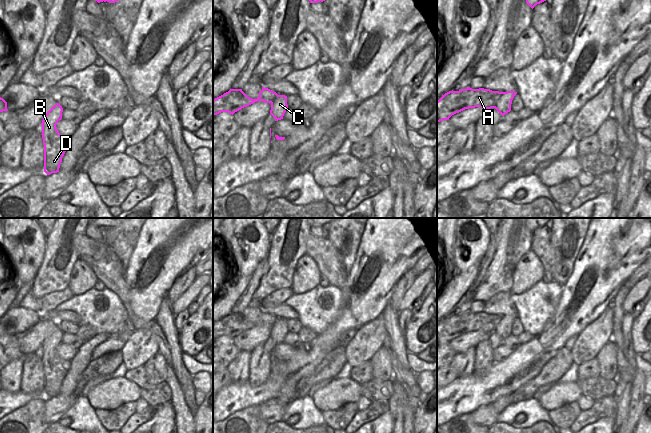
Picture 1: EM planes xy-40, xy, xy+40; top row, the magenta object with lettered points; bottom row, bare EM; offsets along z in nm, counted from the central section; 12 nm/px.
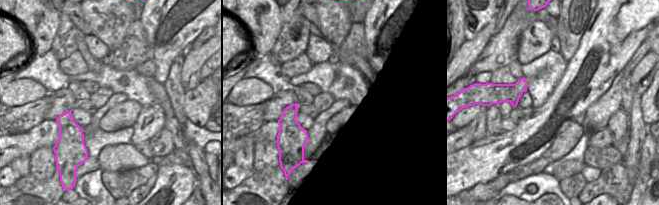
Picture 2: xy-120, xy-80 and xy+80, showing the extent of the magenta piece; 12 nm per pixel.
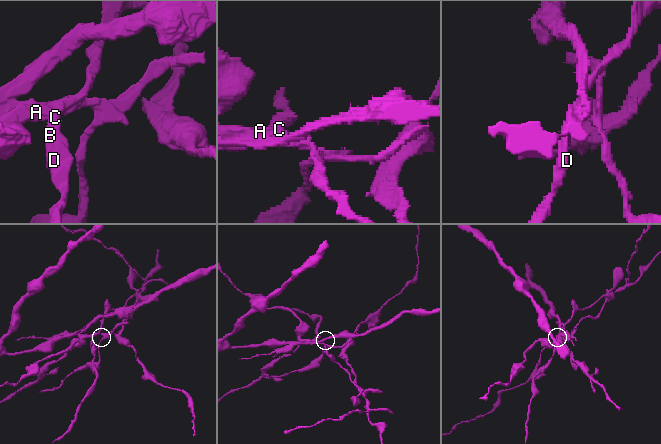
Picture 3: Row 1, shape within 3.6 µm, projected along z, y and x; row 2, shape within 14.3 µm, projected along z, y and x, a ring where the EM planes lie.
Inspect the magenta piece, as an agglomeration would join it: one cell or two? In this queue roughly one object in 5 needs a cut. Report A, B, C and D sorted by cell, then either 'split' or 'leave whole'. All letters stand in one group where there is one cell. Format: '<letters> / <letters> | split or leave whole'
A / B C D | split

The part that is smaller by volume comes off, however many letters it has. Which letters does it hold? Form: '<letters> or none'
B, C, D.

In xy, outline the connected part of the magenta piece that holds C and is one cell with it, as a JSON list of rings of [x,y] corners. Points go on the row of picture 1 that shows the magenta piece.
[[[278,95],[277,98],[271,103],[270,114],[275,118],[275,121],[278,121],[283,119],[287,109],[287,96]]]

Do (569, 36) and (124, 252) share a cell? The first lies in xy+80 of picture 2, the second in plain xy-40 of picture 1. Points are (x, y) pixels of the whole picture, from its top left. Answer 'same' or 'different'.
same

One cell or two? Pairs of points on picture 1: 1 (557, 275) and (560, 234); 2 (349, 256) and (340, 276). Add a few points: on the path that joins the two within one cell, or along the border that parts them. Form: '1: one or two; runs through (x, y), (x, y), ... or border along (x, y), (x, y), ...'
1: one; runs through (565, 265), (570, 257), (567, 244)
2: two; border along (334, 247), (338, 259), (347, 274)

